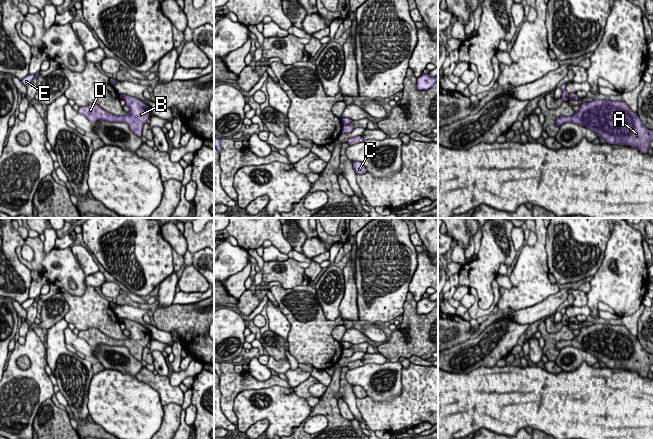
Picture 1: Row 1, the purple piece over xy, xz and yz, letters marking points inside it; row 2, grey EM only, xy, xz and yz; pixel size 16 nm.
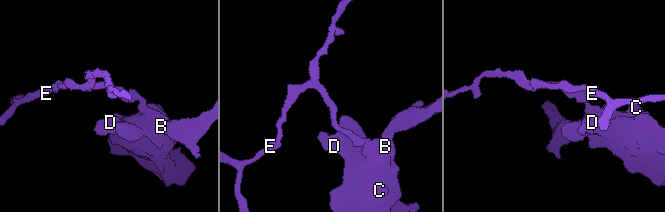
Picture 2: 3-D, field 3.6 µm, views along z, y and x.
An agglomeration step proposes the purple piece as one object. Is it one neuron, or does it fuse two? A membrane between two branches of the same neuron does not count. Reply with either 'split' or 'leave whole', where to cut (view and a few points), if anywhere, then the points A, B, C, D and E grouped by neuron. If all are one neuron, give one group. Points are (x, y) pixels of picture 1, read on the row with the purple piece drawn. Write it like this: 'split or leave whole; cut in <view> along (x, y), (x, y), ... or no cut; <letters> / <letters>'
split; cut in xz along (351, 122), (343, 125); A B C D / E

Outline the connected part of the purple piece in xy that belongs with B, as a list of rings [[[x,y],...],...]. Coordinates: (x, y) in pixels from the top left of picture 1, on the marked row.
[[[120,94],[126,105],[130,108],[130,111],[125,116],[115,116],[106,112],[97,104],[89,104],[87,106],[80,107],[78,112],[88,118],[91,123],[101,119],[109,122],[123,122],[129,125],[130,129],[137,136],[142,136],[143,125],[147,122],[151,115],[151,110],[148,105],[135,97]]]

